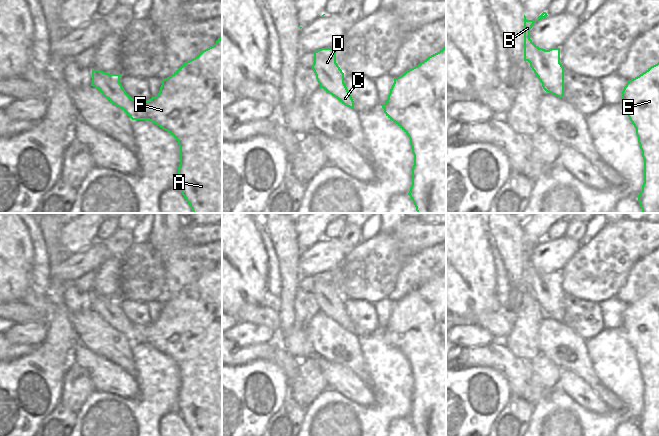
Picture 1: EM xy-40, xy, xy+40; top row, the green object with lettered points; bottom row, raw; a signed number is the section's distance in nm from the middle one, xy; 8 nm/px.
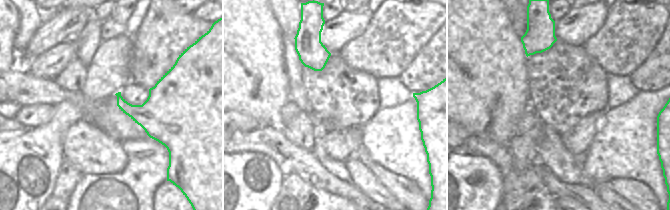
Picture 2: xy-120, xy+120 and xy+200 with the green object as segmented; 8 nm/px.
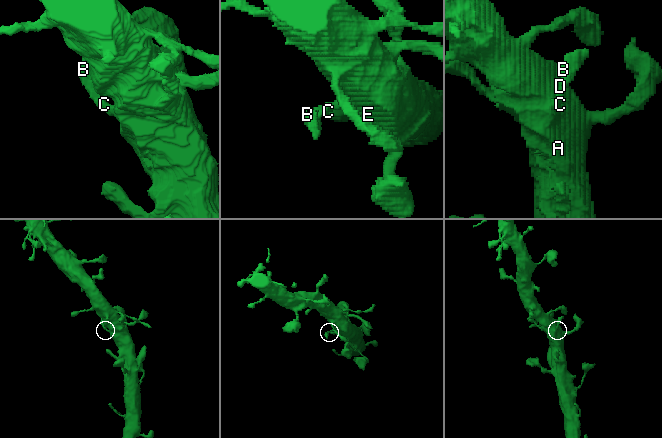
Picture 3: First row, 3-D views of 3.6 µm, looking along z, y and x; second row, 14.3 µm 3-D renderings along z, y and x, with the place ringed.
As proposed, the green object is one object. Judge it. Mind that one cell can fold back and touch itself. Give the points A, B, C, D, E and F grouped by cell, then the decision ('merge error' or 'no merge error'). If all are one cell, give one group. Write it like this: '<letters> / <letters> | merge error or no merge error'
A B C D E F | no merge error

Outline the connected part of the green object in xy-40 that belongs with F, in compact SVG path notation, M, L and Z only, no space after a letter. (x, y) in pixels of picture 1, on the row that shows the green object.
M222 36L216 43L182 64L171 76L162 80L157 96L141 102L131 98L120 83L122 74L92 70L91 86L97 88L112 104L121 108L132 120L149 120L169 132L180 147L178 188L193 213L222 213Z

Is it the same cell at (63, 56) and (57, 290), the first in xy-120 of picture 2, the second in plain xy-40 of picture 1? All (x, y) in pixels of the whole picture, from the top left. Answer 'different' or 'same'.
different

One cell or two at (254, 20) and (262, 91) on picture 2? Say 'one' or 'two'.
one

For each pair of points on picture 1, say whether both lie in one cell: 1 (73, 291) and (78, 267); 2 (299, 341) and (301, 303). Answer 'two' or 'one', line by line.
1: two
2: one

